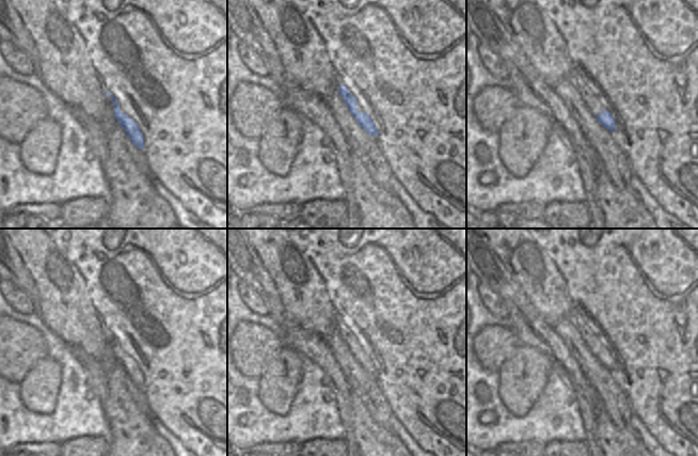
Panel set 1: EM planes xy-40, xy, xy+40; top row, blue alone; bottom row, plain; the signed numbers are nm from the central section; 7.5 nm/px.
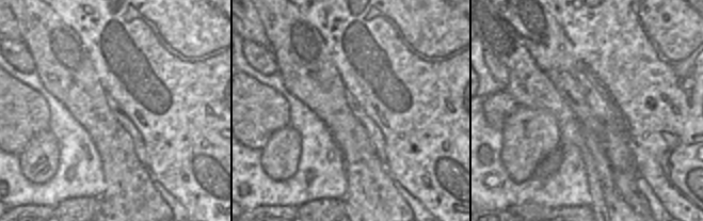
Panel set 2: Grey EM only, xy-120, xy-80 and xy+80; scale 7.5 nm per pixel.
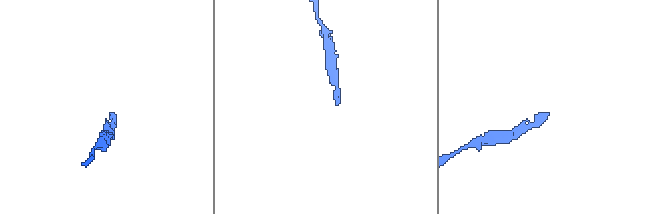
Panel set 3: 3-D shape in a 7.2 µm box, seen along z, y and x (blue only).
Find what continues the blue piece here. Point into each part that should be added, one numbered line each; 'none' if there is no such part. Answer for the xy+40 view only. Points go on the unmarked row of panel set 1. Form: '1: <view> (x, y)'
1: xy+40 (593, 342)

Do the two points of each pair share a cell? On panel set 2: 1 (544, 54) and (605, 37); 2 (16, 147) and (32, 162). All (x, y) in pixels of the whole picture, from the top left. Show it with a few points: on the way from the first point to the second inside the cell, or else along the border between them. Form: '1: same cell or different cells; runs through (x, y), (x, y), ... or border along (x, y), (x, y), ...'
1: different cells; border along (559, 25), (569, 40), (573, 56), (577, 60)
2: different cells; border along (37, 133), (18, 155)

